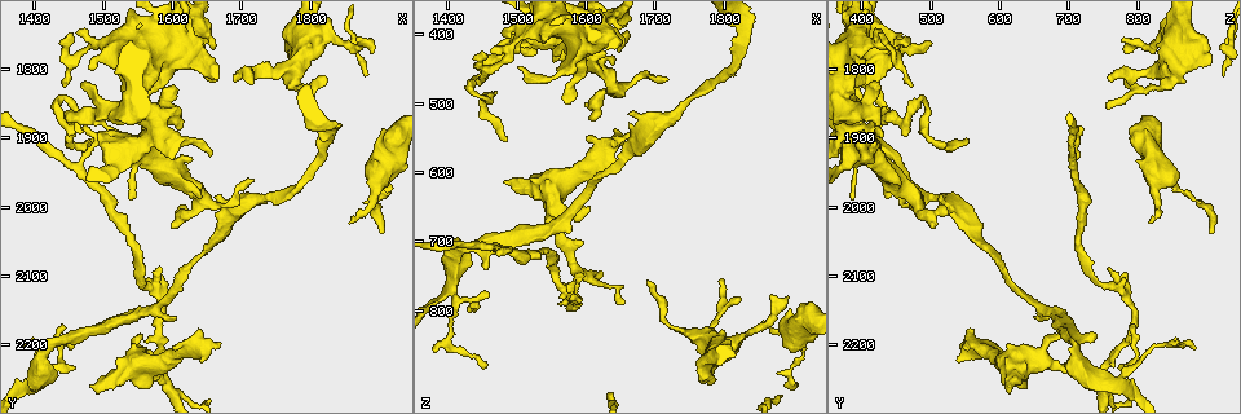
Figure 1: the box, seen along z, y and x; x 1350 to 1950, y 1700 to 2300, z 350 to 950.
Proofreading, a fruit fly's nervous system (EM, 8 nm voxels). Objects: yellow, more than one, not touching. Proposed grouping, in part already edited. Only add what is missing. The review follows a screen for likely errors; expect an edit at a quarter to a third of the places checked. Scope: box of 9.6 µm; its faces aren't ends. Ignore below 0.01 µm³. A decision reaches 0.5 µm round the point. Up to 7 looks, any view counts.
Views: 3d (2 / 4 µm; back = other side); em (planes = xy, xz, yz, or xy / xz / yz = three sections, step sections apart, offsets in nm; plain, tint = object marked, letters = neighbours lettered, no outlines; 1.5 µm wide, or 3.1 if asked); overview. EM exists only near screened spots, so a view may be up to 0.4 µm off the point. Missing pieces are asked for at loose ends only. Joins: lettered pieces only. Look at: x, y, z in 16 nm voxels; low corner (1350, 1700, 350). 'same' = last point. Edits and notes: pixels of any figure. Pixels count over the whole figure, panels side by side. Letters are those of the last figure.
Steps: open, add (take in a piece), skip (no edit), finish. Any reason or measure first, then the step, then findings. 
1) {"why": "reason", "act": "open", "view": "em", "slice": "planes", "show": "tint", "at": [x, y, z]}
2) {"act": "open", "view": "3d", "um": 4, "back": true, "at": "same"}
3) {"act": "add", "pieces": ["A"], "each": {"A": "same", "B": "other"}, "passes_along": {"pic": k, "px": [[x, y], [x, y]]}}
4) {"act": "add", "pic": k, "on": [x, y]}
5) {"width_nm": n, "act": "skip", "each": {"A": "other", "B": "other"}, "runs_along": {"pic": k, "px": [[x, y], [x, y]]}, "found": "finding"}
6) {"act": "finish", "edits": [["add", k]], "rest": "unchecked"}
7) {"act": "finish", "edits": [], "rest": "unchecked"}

{"why": "thick end", "act": "open", "view": "em", "slice": "planes", "show": "letters", "at": [1485, 1800, 405]}

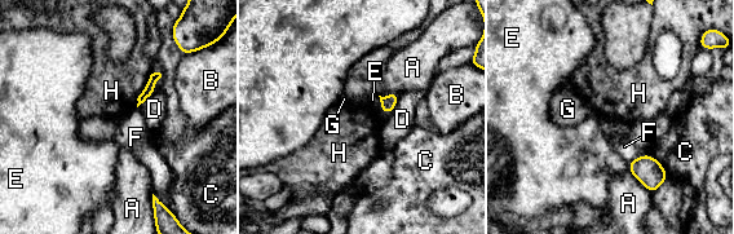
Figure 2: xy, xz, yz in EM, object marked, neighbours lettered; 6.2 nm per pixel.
{"act": "skip", "each": {"A": "other", "B": "other", "C": "other", "D": "other", "E": "other", "F": "other", "G": "other", "H": "other"}, "found": "no lettered piece goes on from it"}

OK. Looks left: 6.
{"why": "tapers out", "act": "open", "view": "3d", "um": 4, "at": [1690, 1810, 755]}

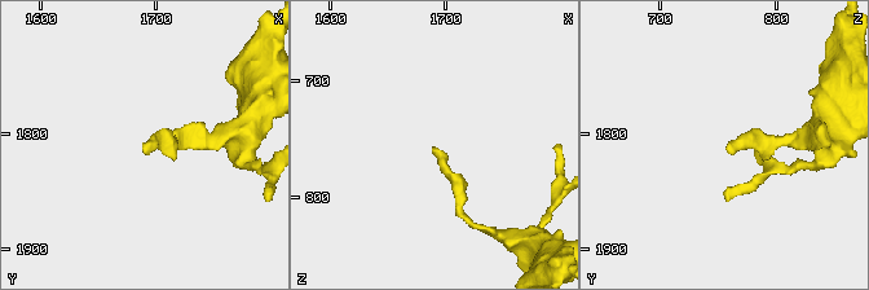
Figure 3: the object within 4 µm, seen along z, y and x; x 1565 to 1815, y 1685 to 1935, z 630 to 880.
{"act": "open", "view": "em", "slice": "xy", "step": 8, "show": "letters", "at": [1686, 1814, 758]}

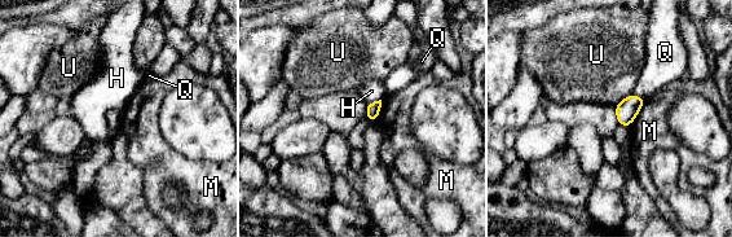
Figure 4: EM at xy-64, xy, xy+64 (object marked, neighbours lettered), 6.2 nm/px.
{"act": "open", "view": "em", "slice": "planes", "show": "letters", "at": "same"}

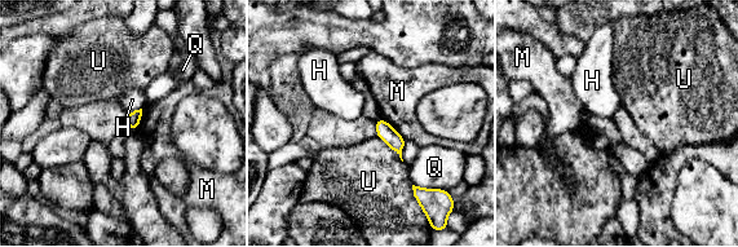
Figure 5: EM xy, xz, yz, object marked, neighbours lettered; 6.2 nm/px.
{"width_nm": 90, "act": "skip", "each": {"H": "other", "M": "other", "Q": "other", "U": "other"}, "border": {"pic": 5, "px": [[141, 107], [127, 114]]}, "found": "no lettered piece goes on from it"}

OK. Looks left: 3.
{"why": "branch stops here", "act": "open", "view": "em", "slice": "yz", "step": 8, "show": "plain", "at": [1670, 2195, 545]}

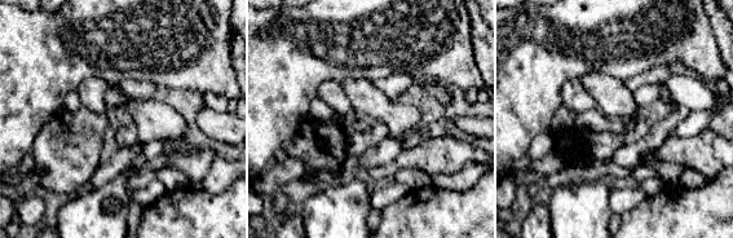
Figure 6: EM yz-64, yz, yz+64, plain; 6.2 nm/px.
{"why": "see the neighbours", "act": "open", "view": "em", "slice": "yz", "step": 8, "show": "letters", "at": "same"}

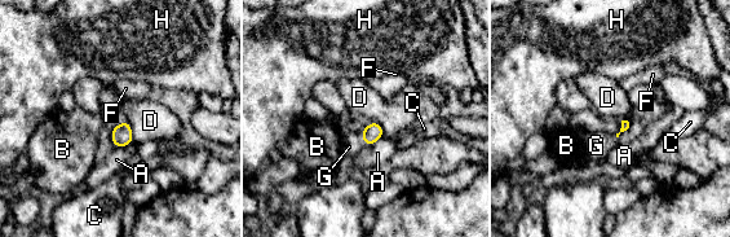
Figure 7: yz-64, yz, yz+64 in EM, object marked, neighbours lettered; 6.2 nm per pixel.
{"act": "add", "pieces": ["G"], "each": {"A": "other", "B": "other", "C": "other", "D": "other", "F": "other", "G": "same", "H": "other"}, "passes_along": {"pic": 7, "px": [[372, 132], [363, 139], [354, 143]]}, "found": "it goes on there"}

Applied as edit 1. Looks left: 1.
{"act": "finish", "edits": [["add", 7]], "rest": "unchecked"}

